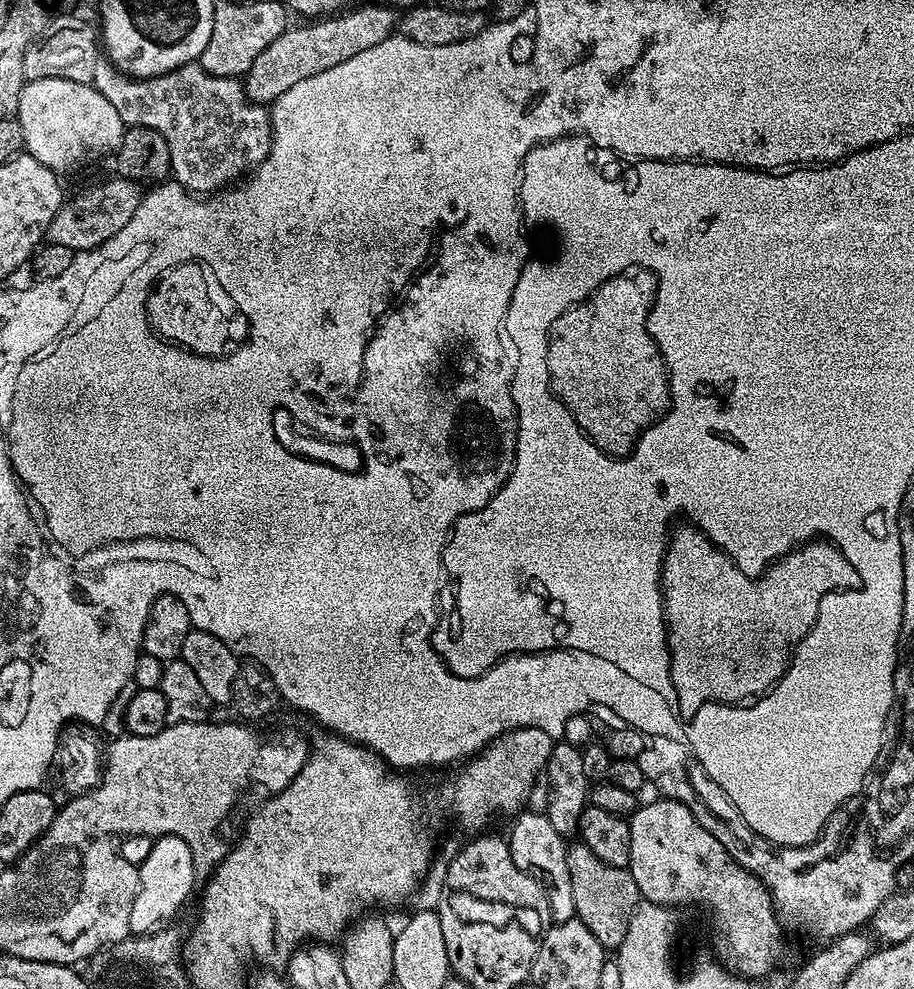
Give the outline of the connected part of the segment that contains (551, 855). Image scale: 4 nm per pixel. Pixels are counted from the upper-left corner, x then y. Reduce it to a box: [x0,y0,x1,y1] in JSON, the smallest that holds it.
[507,810,574,924]

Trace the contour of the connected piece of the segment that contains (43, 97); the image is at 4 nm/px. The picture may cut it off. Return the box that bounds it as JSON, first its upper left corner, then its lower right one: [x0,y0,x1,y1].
[15,78,126,174]

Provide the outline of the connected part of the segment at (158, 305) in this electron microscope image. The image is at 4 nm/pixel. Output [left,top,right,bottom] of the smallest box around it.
[144,256,252,360]

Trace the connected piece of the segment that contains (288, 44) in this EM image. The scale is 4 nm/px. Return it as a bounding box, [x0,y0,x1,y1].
[242,4,398,105]

